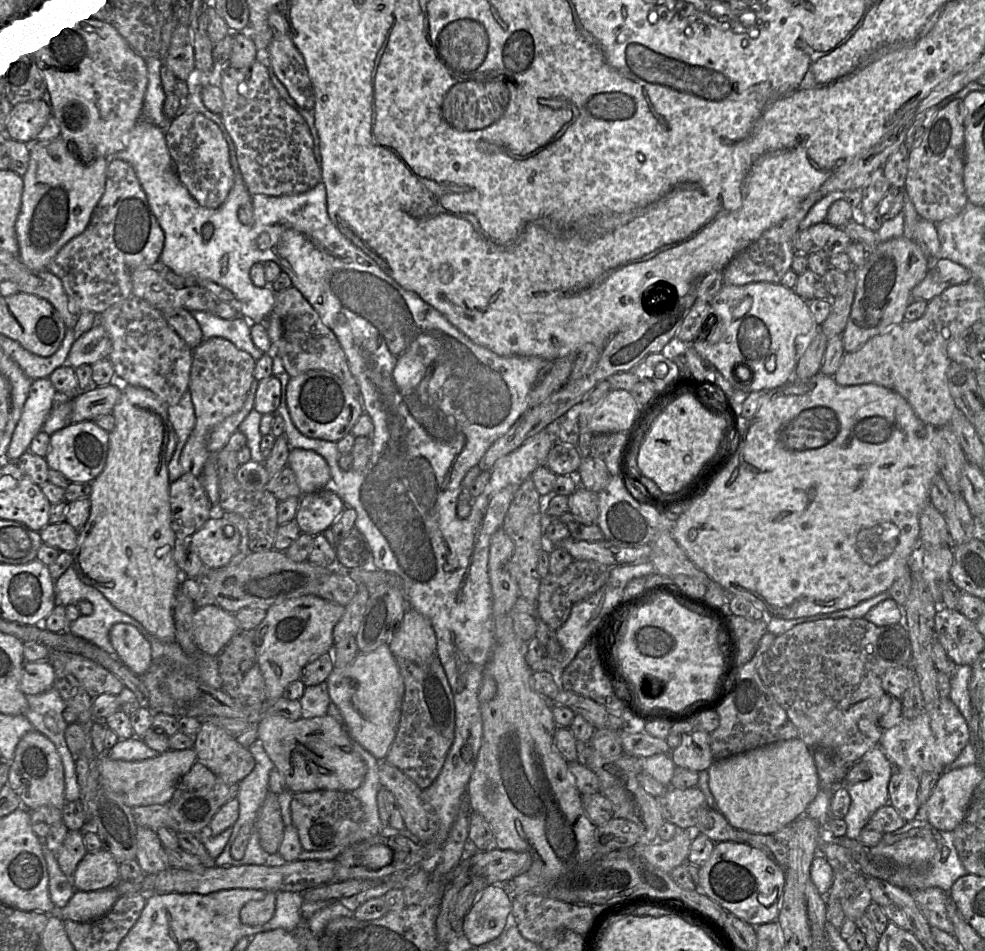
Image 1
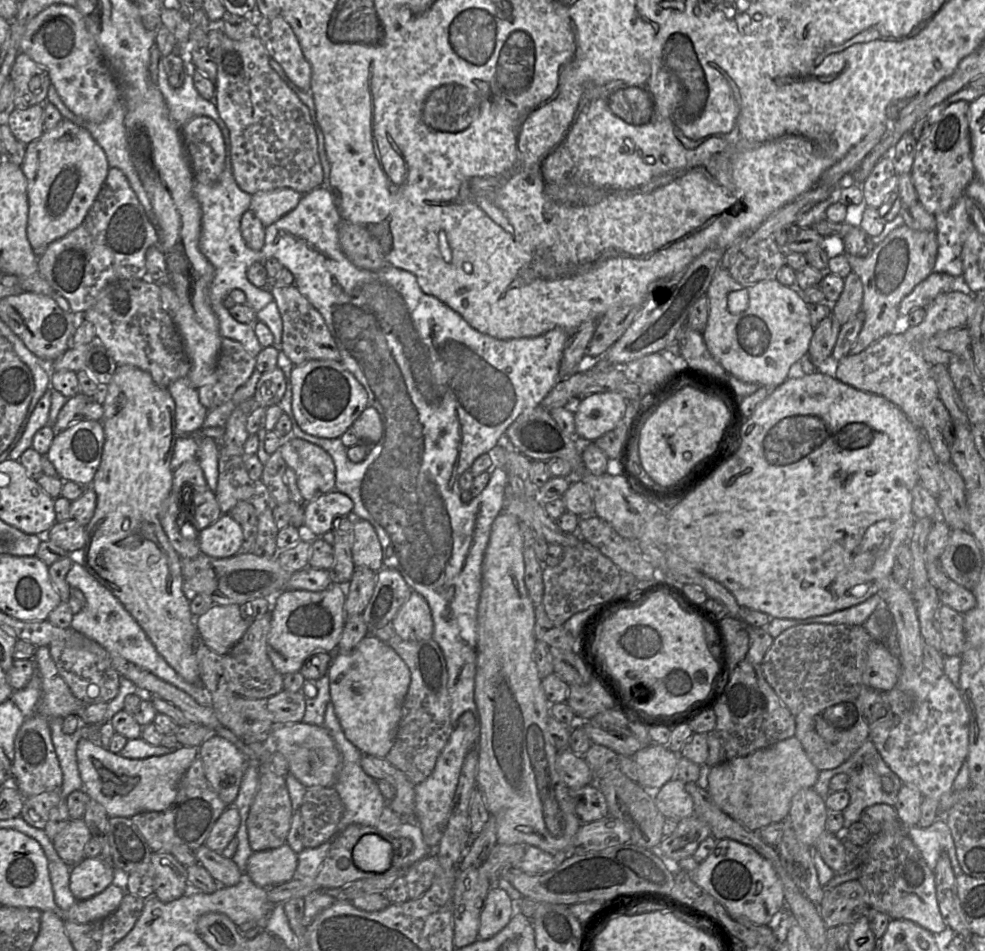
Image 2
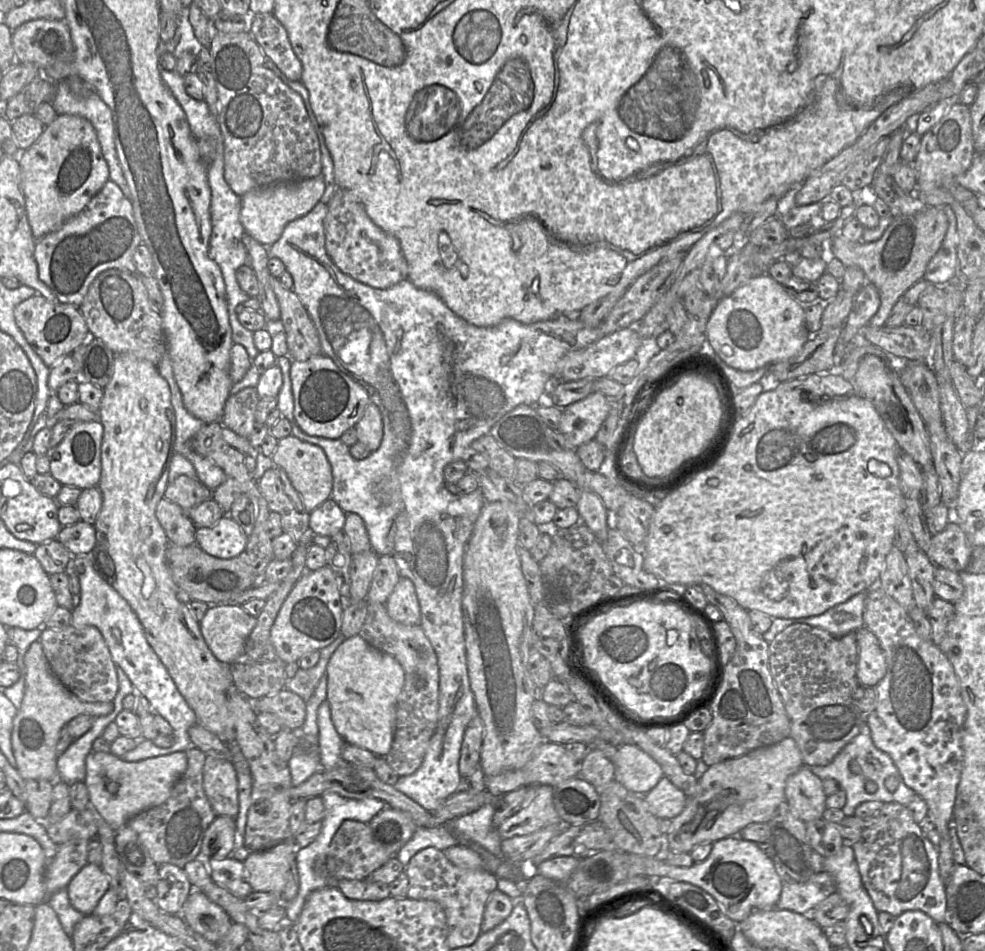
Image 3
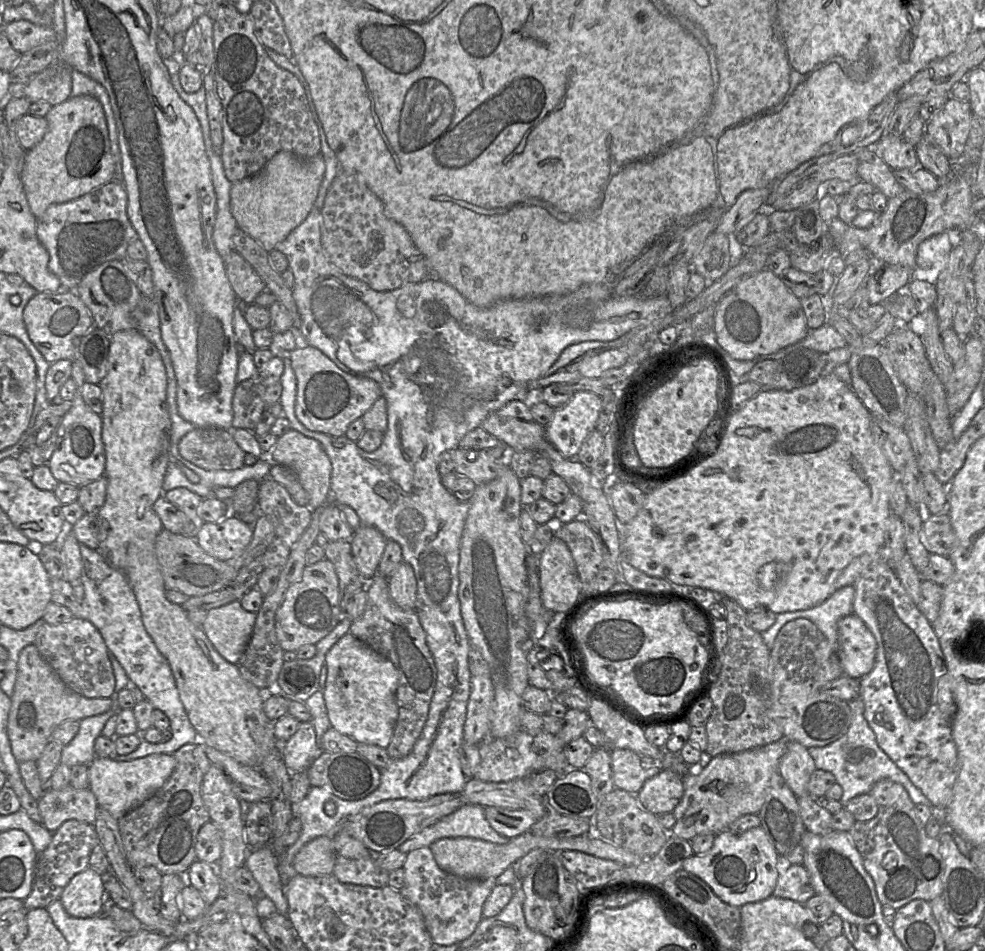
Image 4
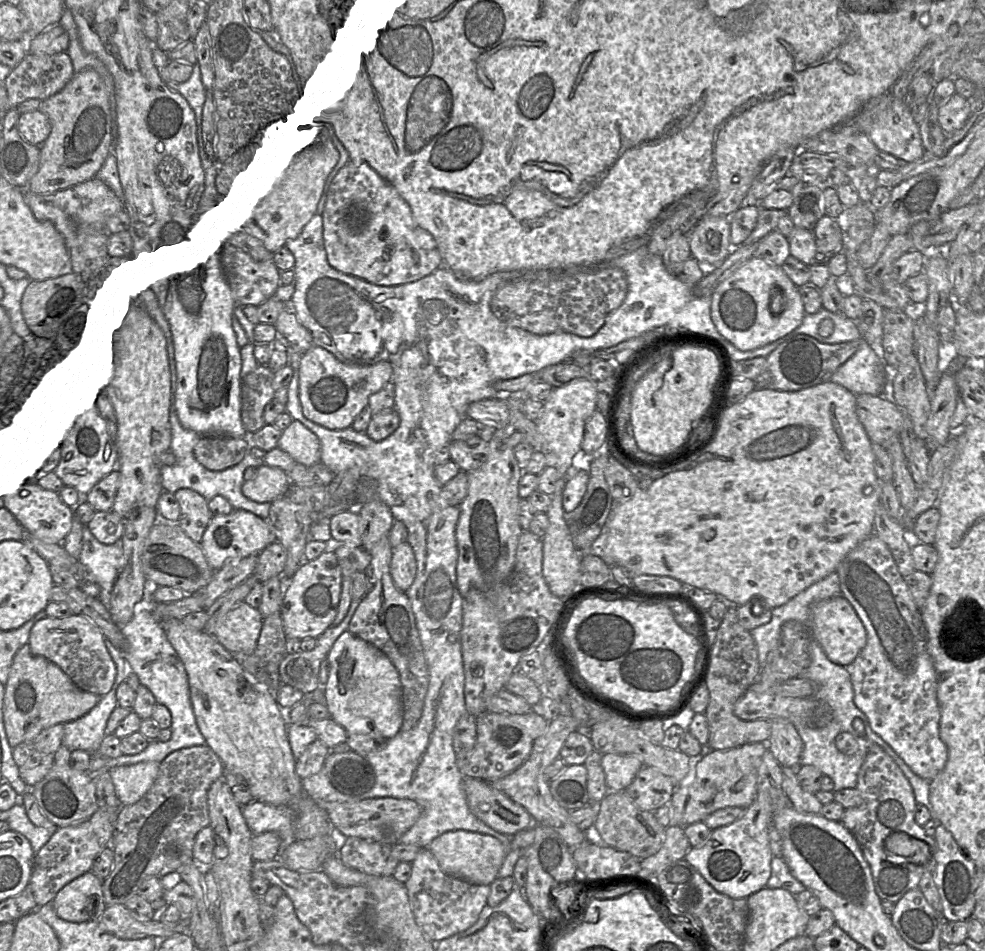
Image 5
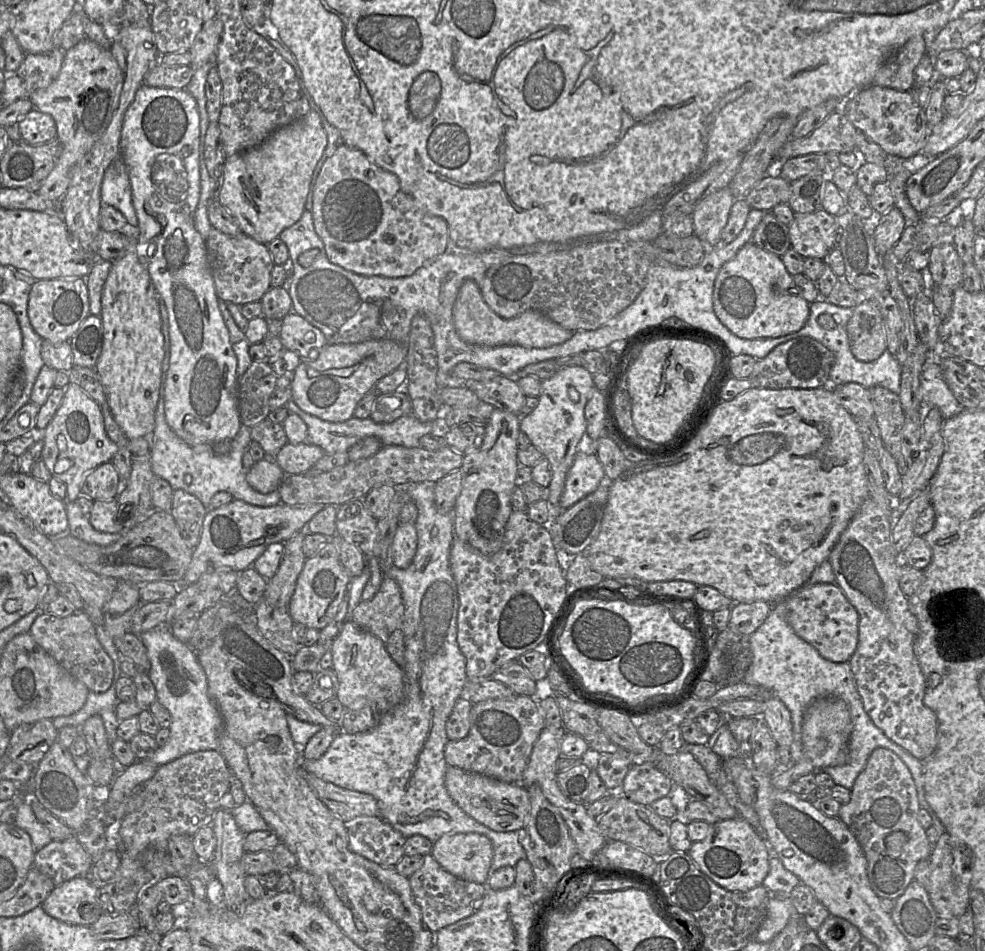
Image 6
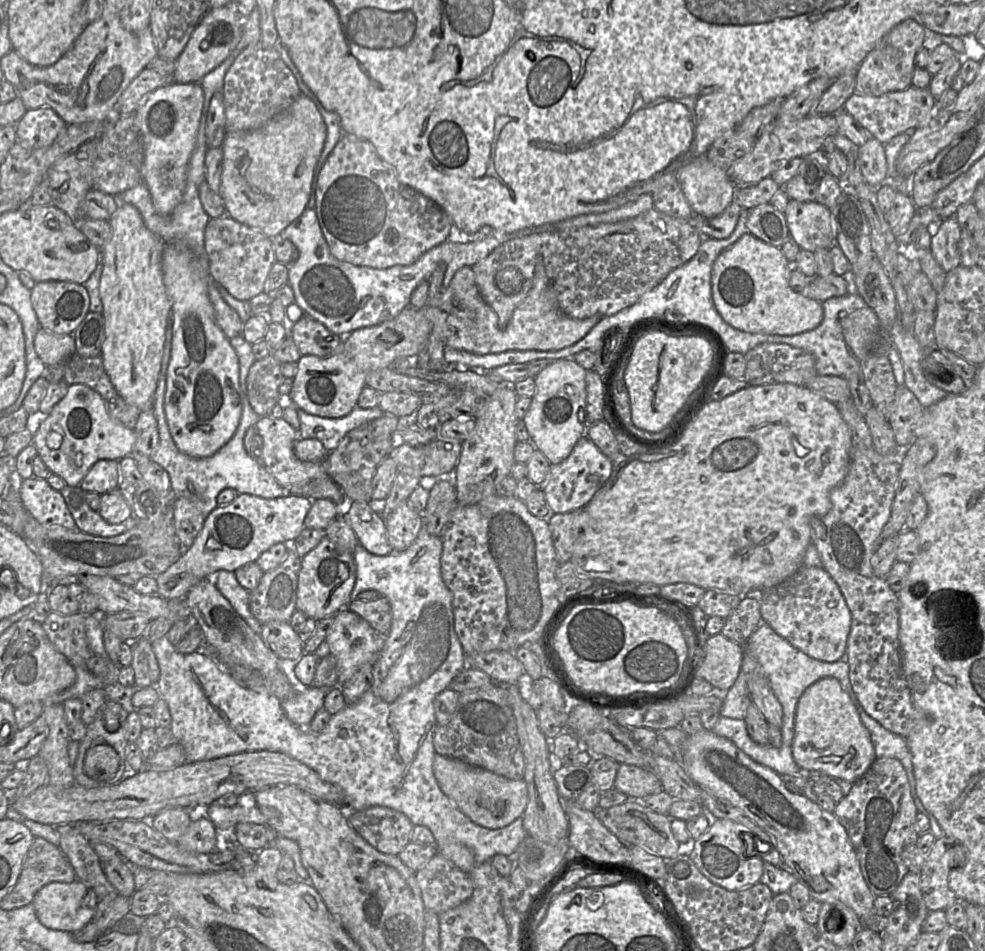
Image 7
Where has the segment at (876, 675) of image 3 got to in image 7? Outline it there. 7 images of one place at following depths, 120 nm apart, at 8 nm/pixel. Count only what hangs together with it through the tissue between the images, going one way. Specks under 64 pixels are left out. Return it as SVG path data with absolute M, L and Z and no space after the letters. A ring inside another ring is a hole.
M801 566L782 583L759 592L762 620L806 655L825 662L844 659L851 613L839 586L823 567Z

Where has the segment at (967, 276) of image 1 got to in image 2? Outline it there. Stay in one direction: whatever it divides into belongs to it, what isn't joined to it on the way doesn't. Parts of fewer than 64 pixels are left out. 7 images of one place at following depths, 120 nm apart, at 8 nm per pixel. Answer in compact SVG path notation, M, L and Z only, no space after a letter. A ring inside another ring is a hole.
M932 272L902 299L898 308L900 317L905 318L916 307L927 307L941 293L959 291L959 279L962 278L943 272Z

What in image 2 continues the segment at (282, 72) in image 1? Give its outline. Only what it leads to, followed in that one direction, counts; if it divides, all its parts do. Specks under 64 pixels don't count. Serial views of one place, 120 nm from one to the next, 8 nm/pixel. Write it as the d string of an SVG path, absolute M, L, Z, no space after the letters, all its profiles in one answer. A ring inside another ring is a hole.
M282 15L272 19L262 17L257 27L257 37L263 42L269 56L283 69L289 80L300 90L309 92L311 66L299 41Z

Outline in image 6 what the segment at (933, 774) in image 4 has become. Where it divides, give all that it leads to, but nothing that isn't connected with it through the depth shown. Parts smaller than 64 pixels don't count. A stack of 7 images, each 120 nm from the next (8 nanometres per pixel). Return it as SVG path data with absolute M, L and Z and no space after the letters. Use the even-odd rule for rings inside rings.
M869 496L841 533L831 550L829 561L836 577L835 583L859 614L858 645L849 664L864 710L875 726L890 740L920 761L924 761L937 747L937 718L923 701L926 681L915 654L917 620L908 598L900 588L899 569L902 561L892 547L891 536L895 518L894 511L882 508Z

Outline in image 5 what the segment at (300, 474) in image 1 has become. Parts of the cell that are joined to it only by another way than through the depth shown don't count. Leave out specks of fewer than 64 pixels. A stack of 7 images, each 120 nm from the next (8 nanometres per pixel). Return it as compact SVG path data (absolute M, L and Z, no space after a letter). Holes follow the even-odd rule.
M294 420L282 432L277 448L288 453L297 463L304 466L322 463L319 438L299 421Z

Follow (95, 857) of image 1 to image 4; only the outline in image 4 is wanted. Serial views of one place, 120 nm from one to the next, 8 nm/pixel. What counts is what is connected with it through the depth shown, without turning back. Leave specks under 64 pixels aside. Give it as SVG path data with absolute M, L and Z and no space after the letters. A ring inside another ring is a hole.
M88 867L70 880L59 900L66 912L73 917L100 915L108 903L104 876Z

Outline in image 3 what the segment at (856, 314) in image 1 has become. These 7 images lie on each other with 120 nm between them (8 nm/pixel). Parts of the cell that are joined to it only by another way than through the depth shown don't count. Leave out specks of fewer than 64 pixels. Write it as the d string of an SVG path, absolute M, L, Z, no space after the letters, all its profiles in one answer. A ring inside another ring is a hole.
M928 206L912 215L894 217L883 235L874 242L852 242L840 233L832 238L831 255L839 259L845 267L857 266L865 274L866 282L875 285L880 296L880 305L869 324L876 327L884 326L897 300L919 280L924 279L926 267L939 250L948 229L948 219L942 207Z

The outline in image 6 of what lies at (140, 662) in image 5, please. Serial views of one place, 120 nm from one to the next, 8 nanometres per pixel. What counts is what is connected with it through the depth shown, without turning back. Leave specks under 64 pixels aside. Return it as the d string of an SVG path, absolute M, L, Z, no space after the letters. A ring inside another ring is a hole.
M155 627L139 634L139 637L151 663L148 676L155 686L157 701L168 709L172 718L167 744L158 747L149 759L159 767L186 754L205 750L219 751L223 719L209 695L206 674L195 650L178 640L170 627Z

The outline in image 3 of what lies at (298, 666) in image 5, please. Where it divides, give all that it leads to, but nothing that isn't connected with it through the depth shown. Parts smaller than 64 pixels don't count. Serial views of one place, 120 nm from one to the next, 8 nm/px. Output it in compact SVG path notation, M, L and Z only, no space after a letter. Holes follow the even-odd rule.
M340 634L330 645L320 650L320 659L314 667L309 669L299 667L293 678L286 677L284 689L294 692L308 701L325 673L333 653L345 640L347 639Z

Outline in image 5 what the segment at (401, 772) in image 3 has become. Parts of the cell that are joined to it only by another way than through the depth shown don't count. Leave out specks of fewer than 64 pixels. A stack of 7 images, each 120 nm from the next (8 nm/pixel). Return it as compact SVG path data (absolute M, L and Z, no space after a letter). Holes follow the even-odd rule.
M388 536L370 551L374 585L360 601L348 630L380 649L397 669L402 685L403 722L400 731L408 731L419 722L429 686L429 670L416 620L407 595L394 584L391 576L392 550Z

